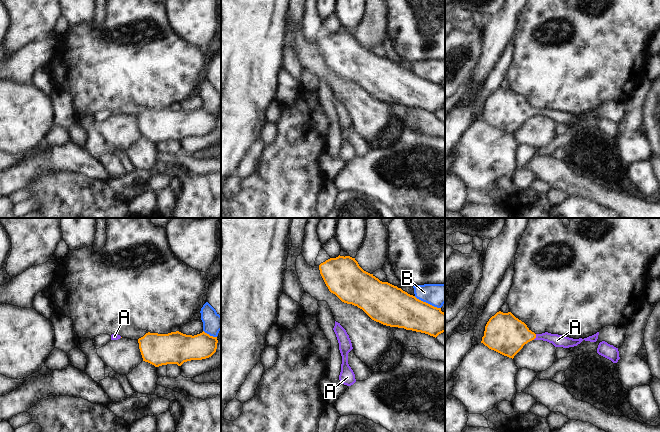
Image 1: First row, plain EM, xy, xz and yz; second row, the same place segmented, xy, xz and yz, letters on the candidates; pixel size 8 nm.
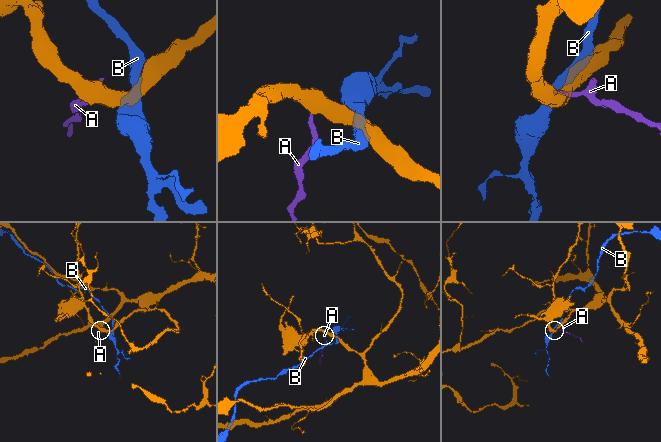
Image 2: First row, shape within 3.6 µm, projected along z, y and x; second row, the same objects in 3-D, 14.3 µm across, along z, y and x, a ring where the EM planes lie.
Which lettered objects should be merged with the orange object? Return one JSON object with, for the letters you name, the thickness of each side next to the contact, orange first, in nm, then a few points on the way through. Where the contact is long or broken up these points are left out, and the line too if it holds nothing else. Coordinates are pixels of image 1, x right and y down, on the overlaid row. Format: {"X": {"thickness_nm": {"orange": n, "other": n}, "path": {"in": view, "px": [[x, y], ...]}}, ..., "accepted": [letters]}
{"A": {"thickness_nm": {"orange": 320, "other": 100}, "path": {"in": "yz", "px": [[506, 334], [535, 337], [549, 337], [557, 340]]}}, "accepted": ["A"]}

